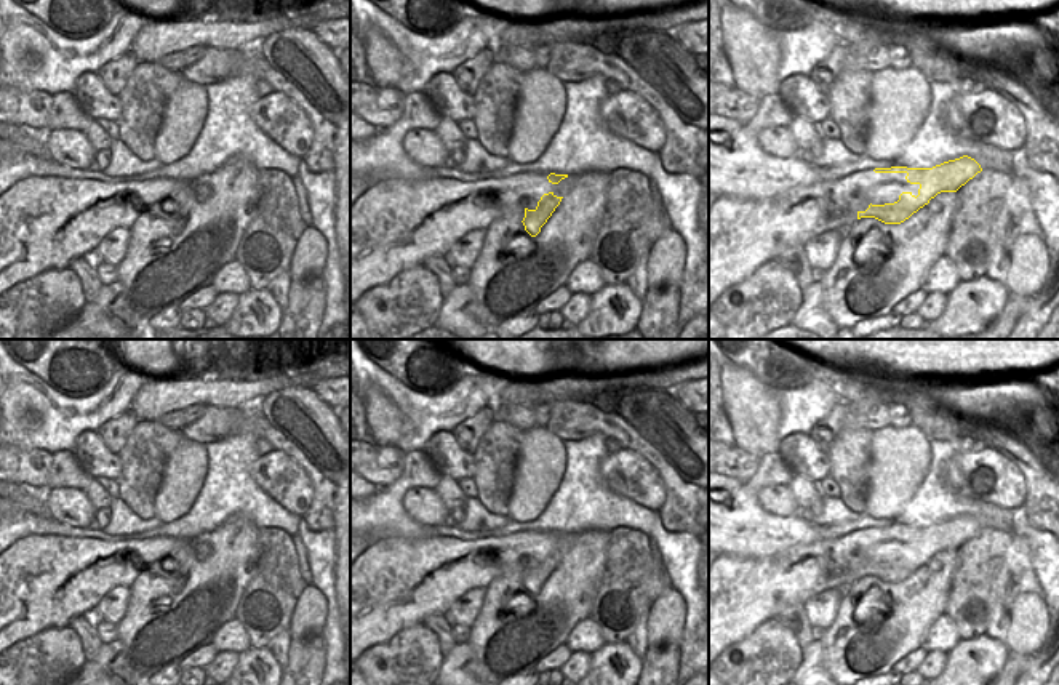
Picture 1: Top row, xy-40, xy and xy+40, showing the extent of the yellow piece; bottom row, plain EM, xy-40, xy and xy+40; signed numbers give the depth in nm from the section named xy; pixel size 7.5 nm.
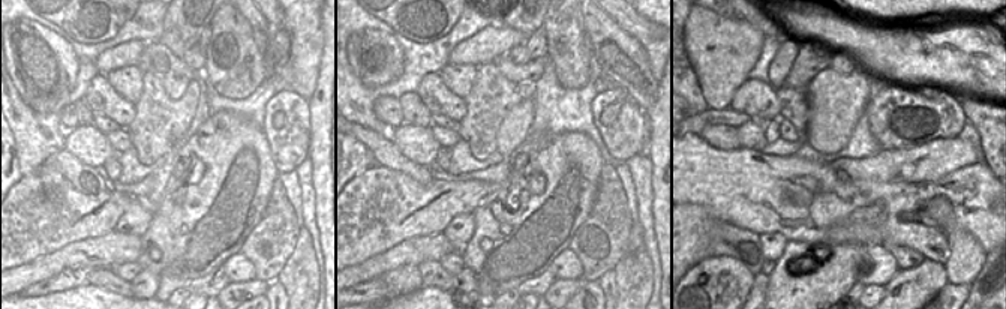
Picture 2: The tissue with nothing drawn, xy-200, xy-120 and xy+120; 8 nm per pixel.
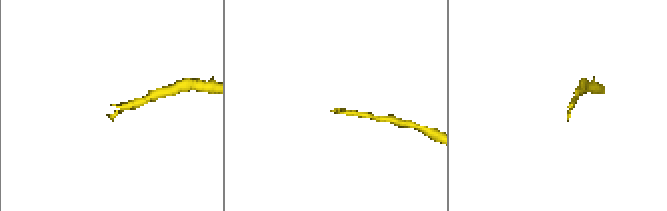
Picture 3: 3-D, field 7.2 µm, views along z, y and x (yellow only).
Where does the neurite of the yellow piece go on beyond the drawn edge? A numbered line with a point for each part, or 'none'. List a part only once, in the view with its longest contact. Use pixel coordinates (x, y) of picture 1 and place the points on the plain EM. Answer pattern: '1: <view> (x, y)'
1: xy+40 (744, 592)

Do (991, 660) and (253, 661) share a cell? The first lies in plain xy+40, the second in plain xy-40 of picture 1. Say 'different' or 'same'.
same

